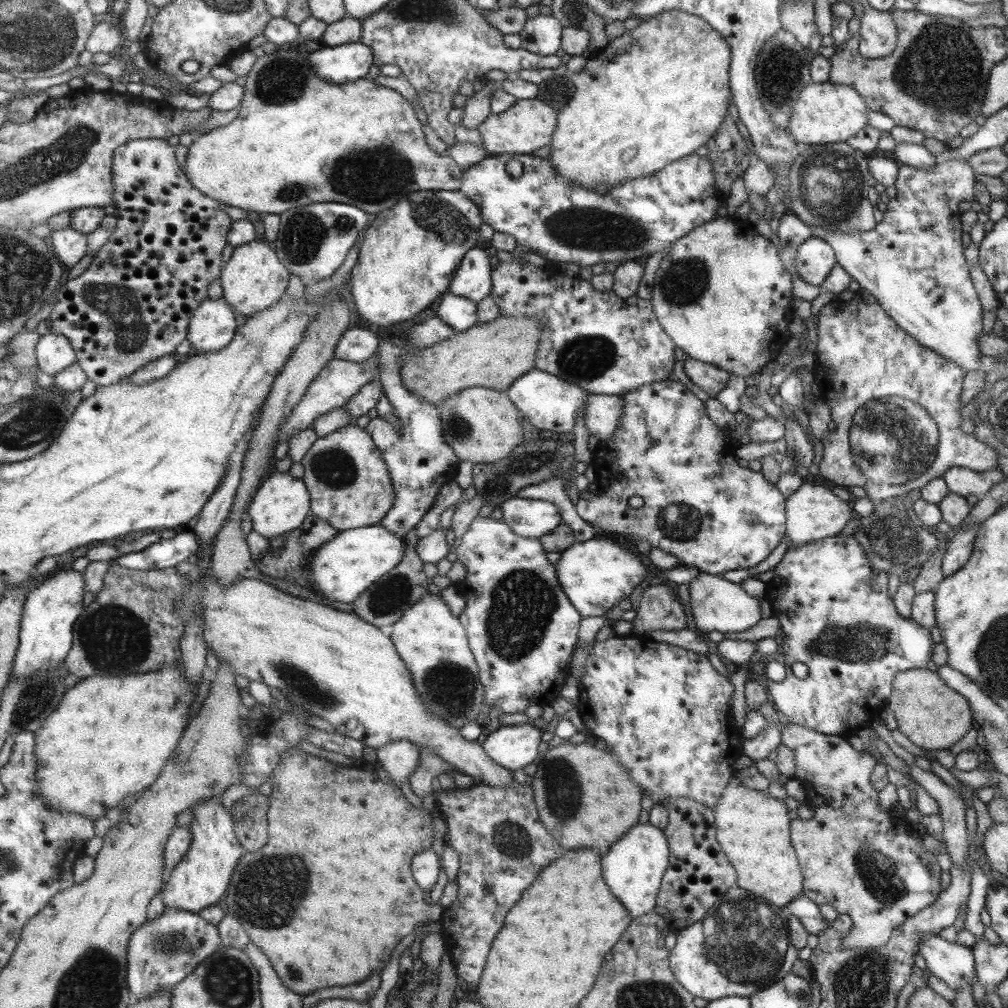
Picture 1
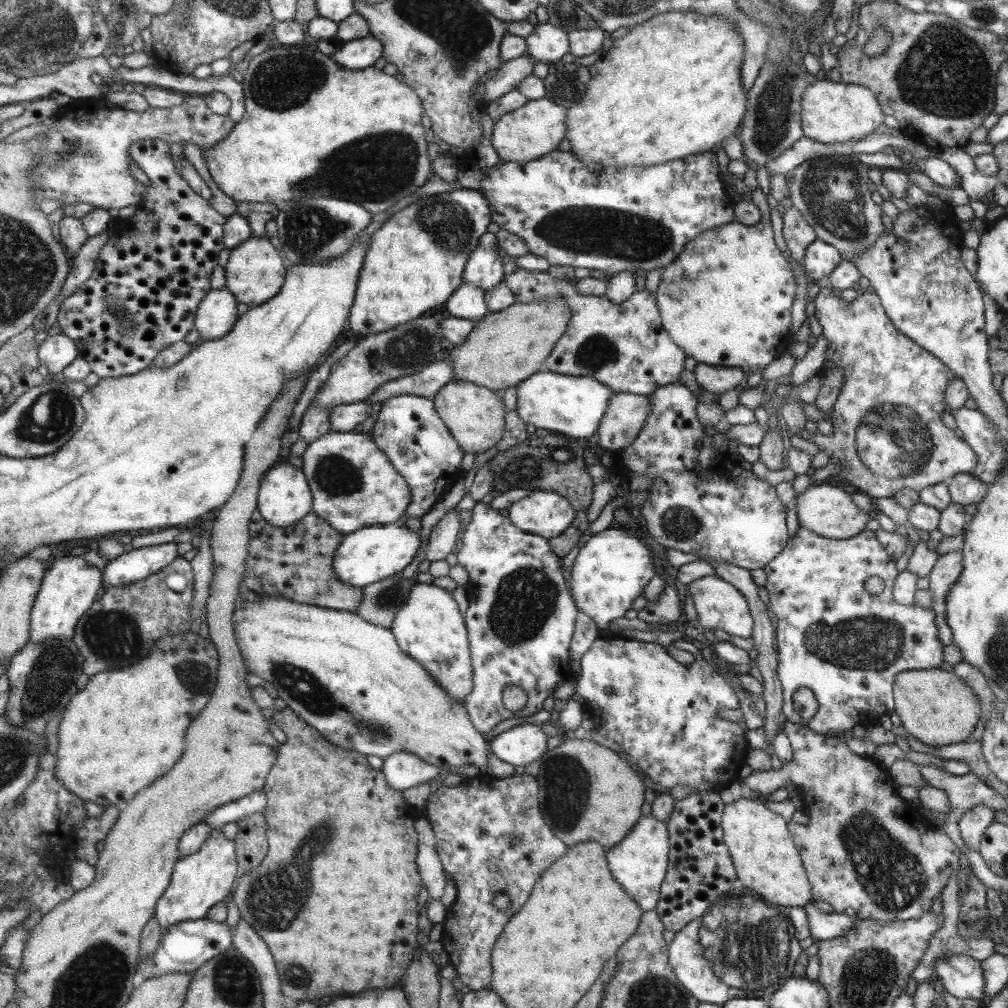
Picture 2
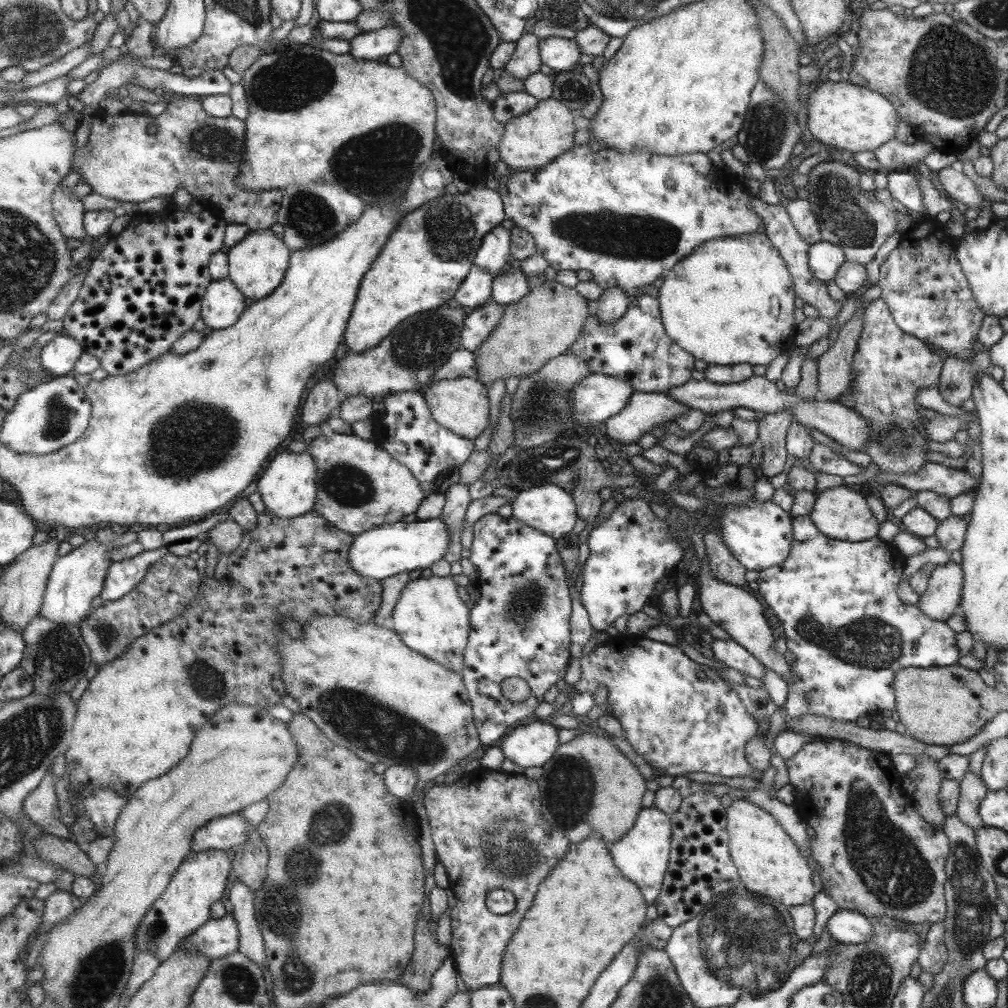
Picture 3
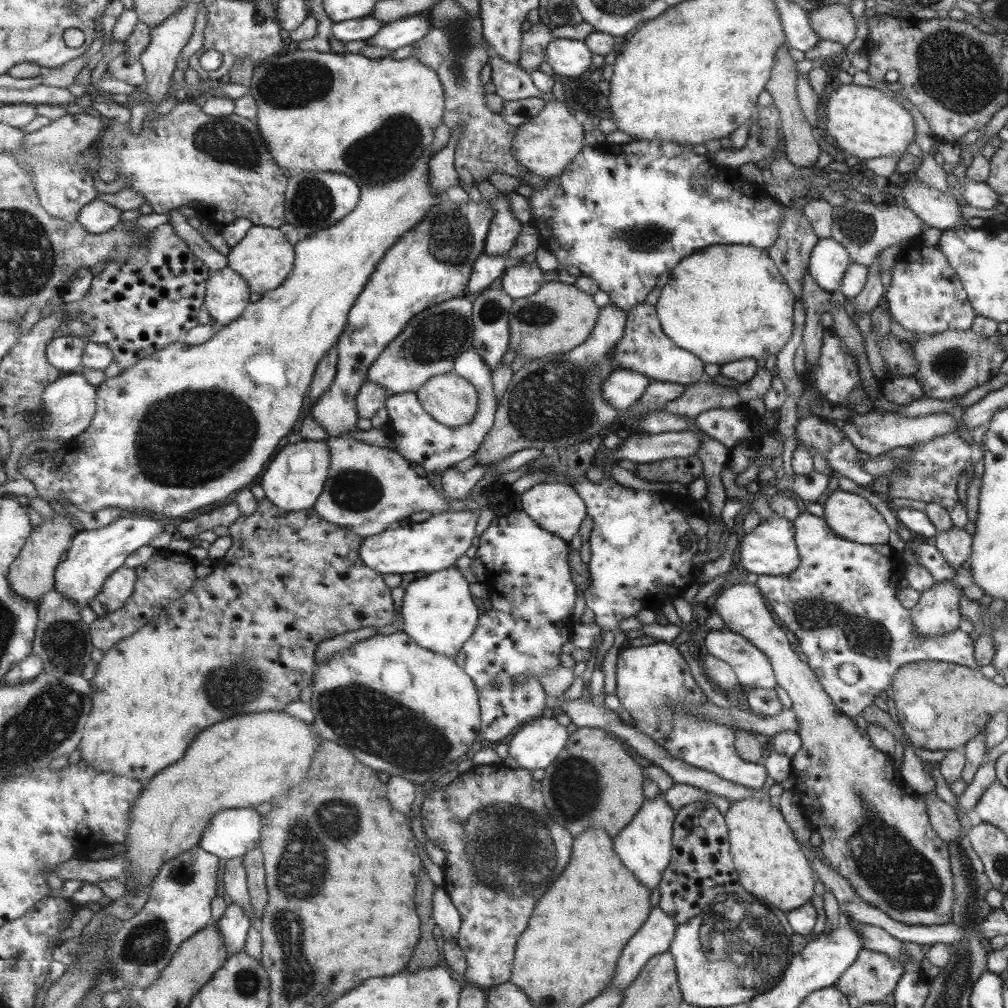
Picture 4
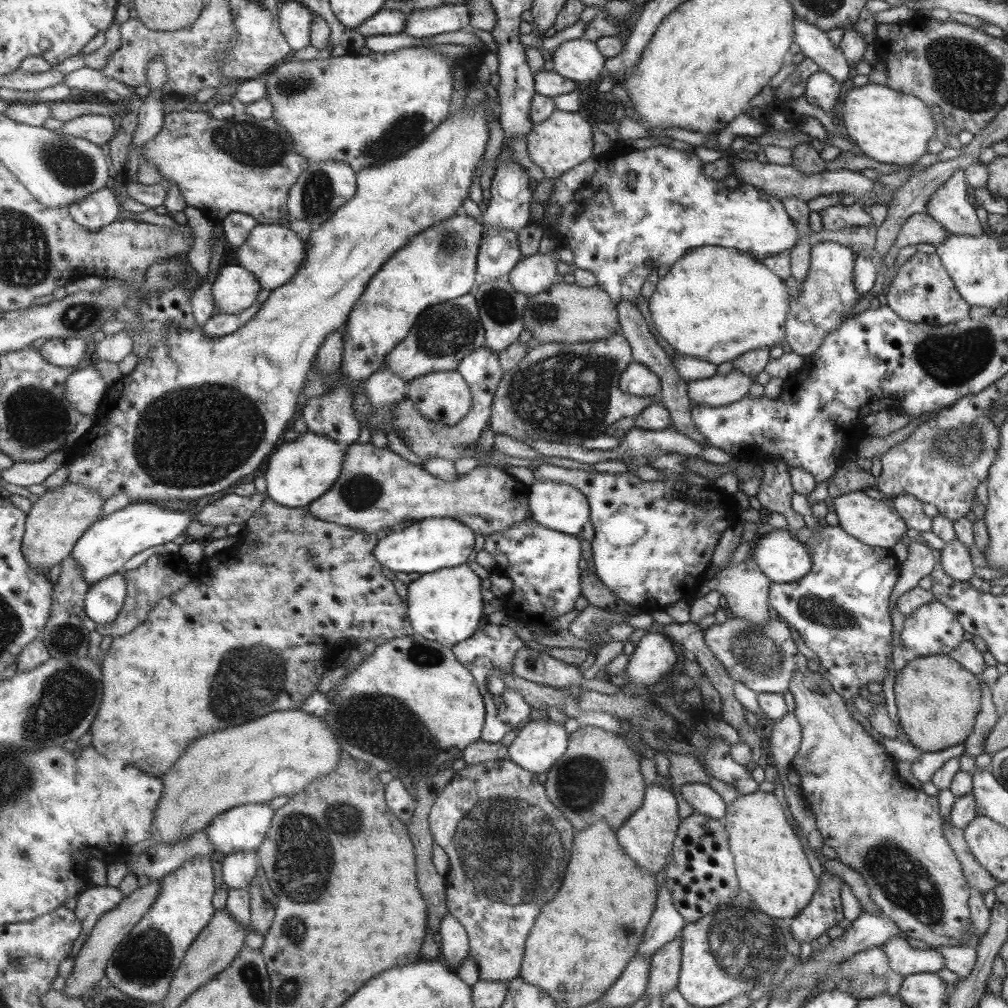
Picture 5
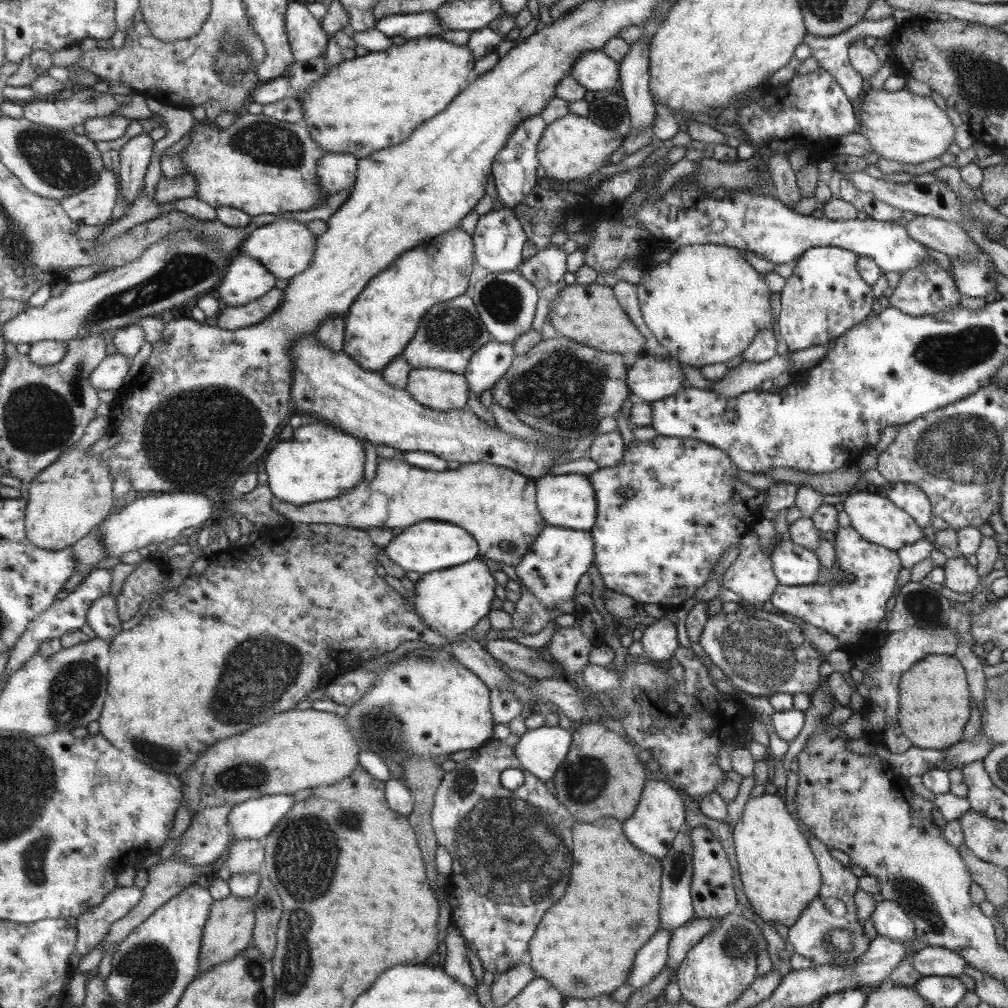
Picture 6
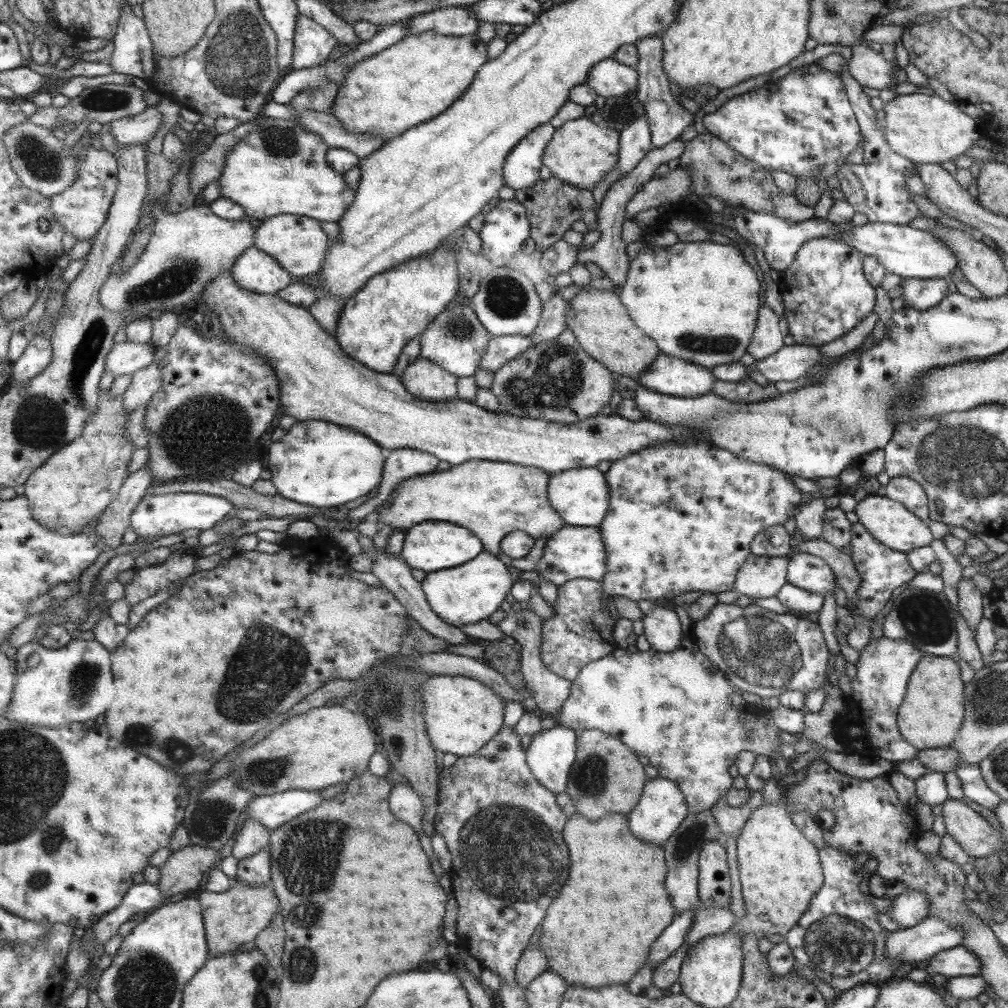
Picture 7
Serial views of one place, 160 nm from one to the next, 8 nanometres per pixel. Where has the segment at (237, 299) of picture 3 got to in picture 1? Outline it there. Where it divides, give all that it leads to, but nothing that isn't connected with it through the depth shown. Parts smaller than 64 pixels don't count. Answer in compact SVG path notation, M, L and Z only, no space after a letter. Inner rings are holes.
M224 298L206 300L190 322L188 341L193 346L193 352L220 352L227 348L240 327L235 315Z

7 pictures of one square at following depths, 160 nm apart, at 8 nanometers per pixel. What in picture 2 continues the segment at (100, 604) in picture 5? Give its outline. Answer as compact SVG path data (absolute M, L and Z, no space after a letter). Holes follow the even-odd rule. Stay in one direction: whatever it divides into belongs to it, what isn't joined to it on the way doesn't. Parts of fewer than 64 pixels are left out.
M179 543L147 545L122 554L107 564L104 570L104 588L129 586L146 580L179 559Z

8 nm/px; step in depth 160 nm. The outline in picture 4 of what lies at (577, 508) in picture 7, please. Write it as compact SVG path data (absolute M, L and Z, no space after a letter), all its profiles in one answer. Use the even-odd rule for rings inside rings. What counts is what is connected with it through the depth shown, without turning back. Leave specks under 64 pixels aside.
M557 481L537 483L520 494L519 498L521 511L530 516L535 524L546 529L547 532L554 533L555 536L562 537L564 541L569 541L575 536L582 520L587 516L585 502L569 484Z

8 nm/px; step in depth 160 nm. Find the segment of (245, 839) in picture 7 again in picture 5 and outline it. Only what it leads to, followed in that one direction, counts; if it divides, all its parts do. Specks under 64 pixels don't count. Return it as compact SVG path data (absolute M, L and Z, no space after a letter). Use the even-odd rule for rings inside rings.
M257 852L227 854L221 863L221 878L230 888L249 889L259 865Z

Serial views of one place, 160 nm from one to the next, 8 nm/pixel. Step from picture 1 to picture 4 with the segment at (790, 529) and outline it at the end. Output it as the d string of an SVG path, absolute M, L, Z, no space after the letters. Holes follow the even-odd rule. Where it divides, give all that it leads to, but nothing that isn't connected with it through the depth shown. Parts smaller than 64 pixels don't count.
M838 488L825 499L822 519L840 537L857 544L885 544L889 536L887 524L867 500Z

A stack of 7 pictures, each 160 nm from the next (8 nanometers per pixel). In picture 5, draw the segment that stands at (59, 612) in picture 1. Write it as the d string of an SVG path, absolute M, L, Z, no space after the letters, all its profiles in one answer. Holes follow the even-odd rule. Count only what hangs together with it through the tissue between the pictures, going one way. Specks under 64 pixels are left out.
M154 502L129 504L94 522L79 539L71 556L81 565L85 581L93 587L101 580L123 571L125 562L135 554L152 546L173 542L177 536L181 536L181 532L191 524L193 518L195 517L191 516L191 512L163 509Z

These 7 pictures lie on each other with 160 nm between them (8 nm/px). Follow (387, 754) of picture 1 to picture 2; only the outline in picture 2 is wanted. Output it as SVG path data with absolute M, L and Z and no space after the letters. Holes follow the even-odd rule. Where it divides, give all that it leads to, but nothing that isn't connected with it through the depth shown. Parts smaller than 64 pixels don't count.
M405 751L384 756L380 767L387 786L400 791L426 783L435 778L441 769Z

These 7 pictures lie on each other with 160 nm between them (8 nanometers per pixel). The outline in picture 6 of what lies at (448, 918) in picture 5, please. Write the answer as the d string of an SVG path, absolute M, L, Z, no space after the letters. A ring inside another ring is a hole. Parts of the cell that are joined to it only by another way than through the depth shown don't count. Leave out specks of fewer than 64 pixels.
M453 924L449 926L444 938L446 952L442 968L459 984L475 989L475 979L471 975L469 961L467 961L468 948L458 928Z

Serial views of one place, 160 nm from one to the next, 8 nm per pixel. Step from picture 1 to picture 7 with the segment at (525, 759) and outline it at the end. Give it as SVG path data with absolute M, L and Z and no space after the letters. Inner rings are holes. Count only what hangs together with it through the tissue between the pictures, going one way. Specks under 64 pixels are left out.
M555 725L532 736L525 751L526 764L543 788L563 792L574 764L576 748L577 733Z

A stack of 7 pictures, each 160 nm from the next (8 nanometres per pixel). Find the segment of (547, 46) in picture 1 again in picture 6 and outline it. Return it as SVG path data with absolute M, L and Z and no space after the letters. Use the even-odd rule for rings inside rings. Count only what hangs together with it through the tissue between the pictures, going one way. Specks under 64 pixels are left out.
M602 49L583 51L573 66L570 78L573 78L585 91L609 92L620 79L619 64L611 60Z

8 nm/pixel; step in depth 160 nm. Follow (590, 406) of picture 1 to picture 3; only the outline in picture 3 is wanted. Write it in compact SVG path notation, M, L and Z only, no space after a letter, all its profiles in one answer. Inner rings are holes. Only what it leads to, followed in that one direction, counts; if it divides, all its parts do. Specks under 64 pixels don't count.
M633 391L627 404L617 414L604 421L605 432L607 438L611 438L612 444L616 447L637 443L639 438L654 424L671 421L673 418L685 414L687 410L690 410L689 405L681 404L665 393Z

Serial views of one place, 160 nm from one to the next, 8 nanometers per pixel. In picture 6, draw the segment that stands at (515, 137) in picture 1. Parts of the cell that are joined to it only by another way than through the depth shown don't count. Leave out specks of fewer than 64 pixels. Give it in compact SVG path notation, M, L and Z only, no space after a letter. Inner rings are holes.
M567 114L563 118L545 125L545 132L538 143L538 164L543 167L546 177L567 182L591 176L601 166L609 163L608 157L622 145L624 138L601 128L586 117Z

